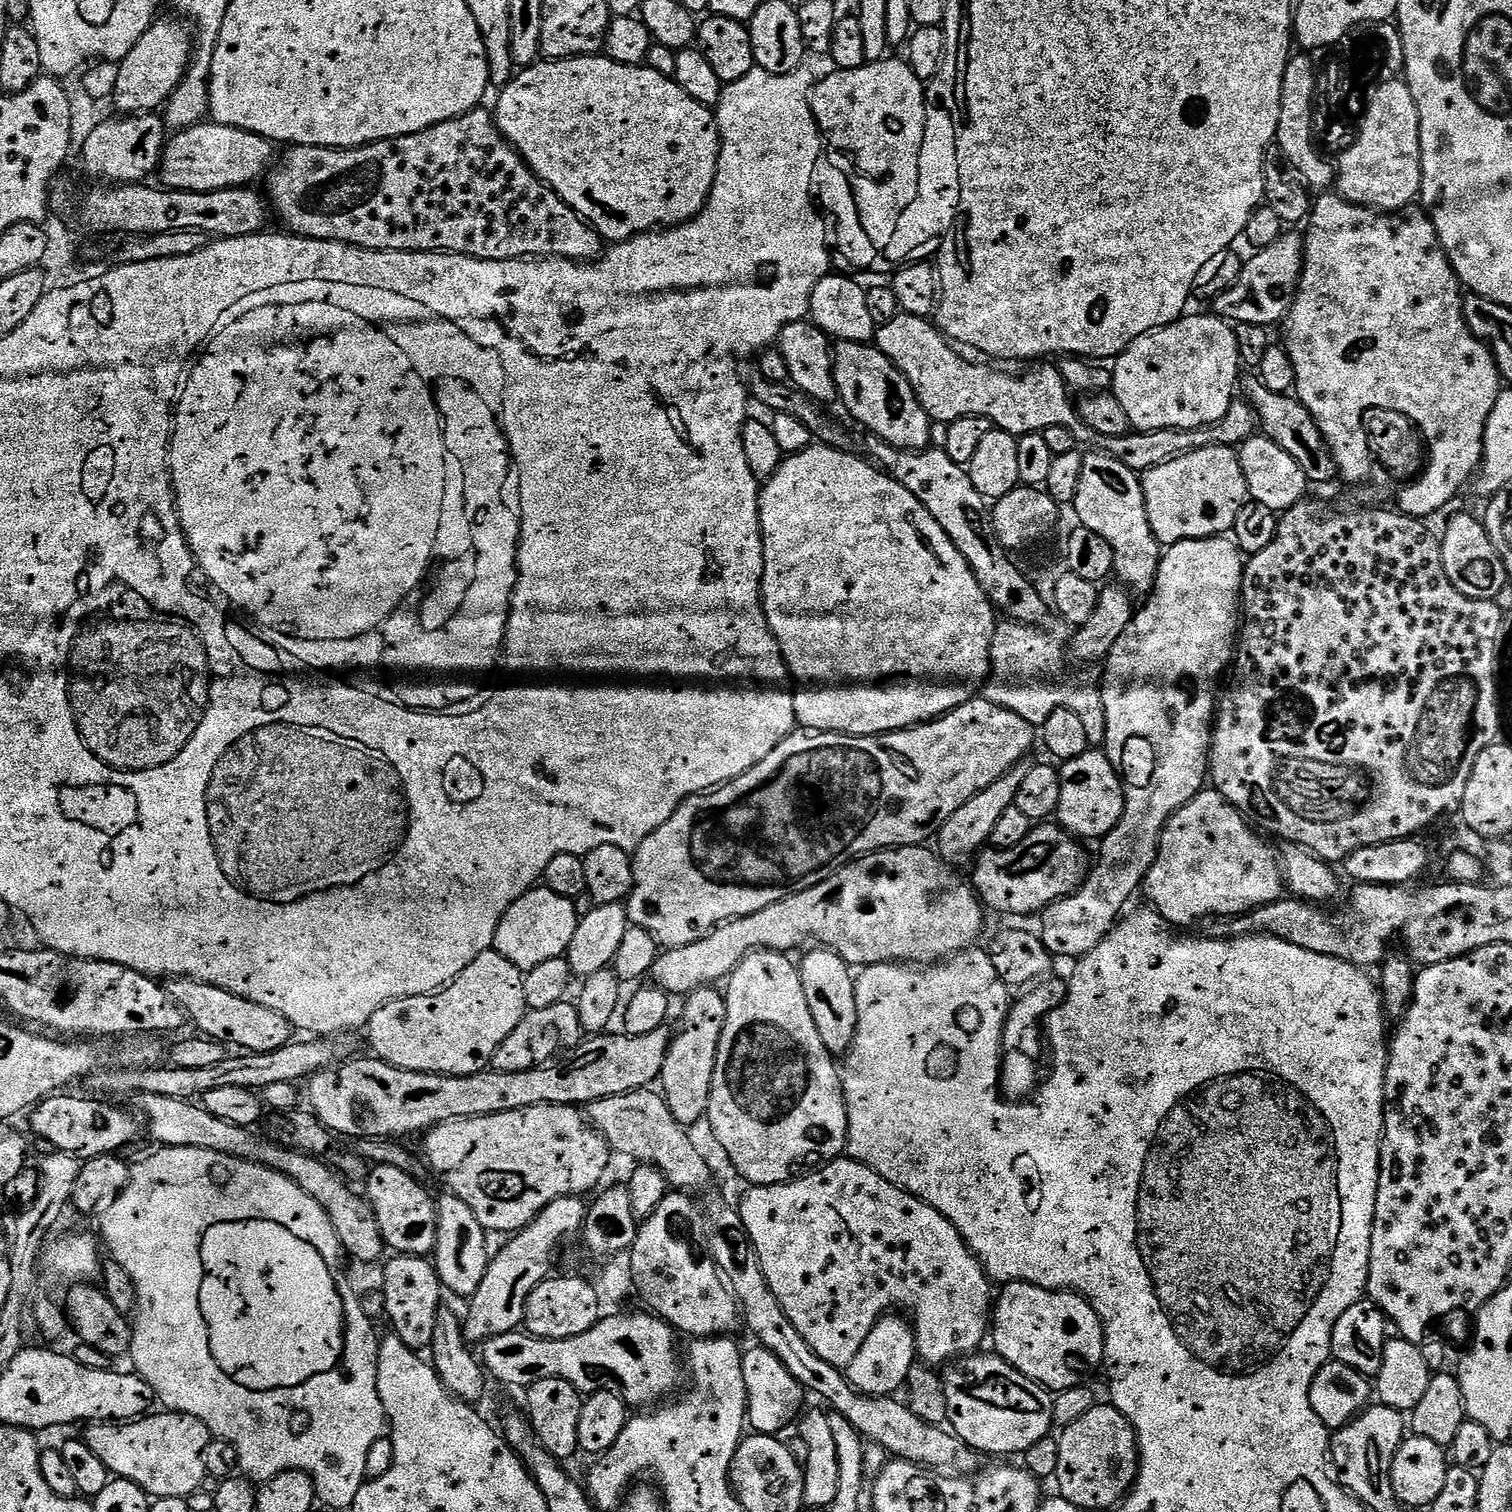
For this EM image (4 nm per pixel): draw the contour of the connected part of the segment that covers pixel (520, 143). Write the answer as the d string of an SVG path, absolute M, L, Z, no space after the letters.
M593 54L572 56L569 60L544 60L531 64L529 68L521 68L499 92L494 115L500 133L532 167L532 173L555 190L558 198L562 198L562 202L569 204L580 217L587 220L605 241L629 240L631 236L641 236L643 232L685 224L700 215L700 211L704 209L704 203L708 201L708 195L716 182L720 161L720 131L716 113L702 102L694 102L694 98L690 98L690 94L686 94L686 90L682 90L682 86L678 86L673 77L658 74L658 70L647 66L614 62L606 55Z

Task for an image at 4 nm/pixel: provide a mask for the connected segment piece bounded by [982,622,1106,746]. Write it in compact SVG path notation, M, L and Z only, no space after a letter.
M1015 622L997 623L992 639L992 673L982 689L983 699L1002 706L1030 722L1043 726L1046 718L1059 708L1069 708L1086 722L1086 738L1089 745L1103 745L1106 738L1106 710L1102 702L1102 688L1092 680L1079 680L1076 676L1064 676L1066 644L1052 632L1030 624Z

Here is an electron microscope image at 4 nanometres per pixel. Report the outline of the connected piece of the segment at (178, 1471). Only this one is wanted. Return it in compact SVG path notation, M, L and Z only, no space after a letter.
M158 1412L127 1424L89 1423L83 1429L82 1439L106 1462L113 1477L134 1482L149 1497L191 1497L200 1491L204 1476L210 1472L207 1456L208 1447L214 1443L213 1434L190 1414Z

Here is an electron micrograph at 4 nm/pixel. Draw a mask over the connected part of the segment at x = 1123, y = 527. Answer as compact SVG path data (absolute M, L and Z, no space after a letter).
M1089 451L1082 462L1082 478L1078 481L1078 494L1074 511L1079 527L1094 530L1101 538L1106 538L1110 550L1114 550L1114 573L1119 583L1127 586L1133 593L1147 594L1156 585L1156 575L1162 555L1162 545L1156 540L1154 530L1150 530L1150 518L1146 518L1146 502L1144 501L1144 486L1141 477L1130 470L1130 466L1122 466L1118 458L1105 452Z

